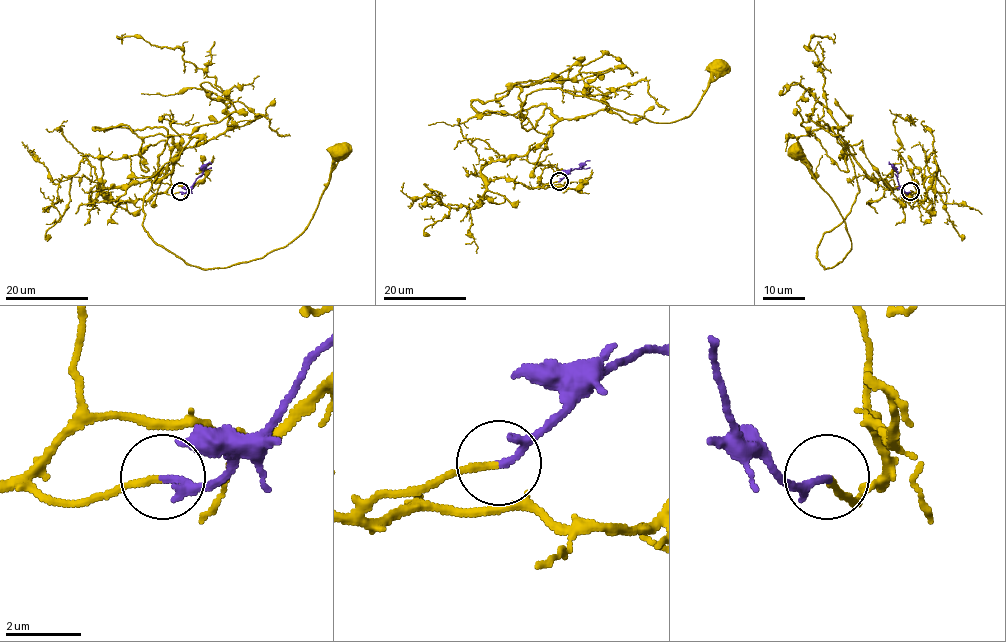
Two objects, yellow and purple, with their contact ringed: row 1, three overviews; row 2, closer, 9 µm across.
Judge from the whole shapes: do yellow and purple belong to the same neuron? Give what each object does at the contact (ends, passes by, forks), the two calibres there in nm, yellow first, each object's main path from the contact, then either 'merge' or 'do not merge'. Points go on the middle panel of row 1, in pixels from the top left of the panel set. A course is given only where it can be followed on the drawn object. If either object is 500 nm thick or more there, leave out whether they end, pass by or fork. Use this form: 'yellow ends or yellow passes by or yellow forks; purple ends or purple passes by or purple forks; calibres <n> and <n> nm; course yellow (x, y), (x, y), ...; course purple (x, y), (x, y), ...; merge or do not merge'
yellow ends; purple passes by; calibres 160 and 130 nm; course yellow (558, 181), (480, 172), (551, 135), (548, 108), (522, 126), (528, 94), (560, 88), (669, 122), (716, 67); course purple (558, 181), (589, 160); merge

